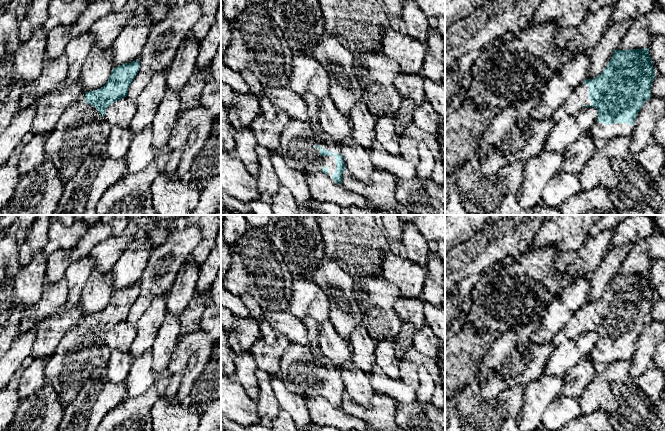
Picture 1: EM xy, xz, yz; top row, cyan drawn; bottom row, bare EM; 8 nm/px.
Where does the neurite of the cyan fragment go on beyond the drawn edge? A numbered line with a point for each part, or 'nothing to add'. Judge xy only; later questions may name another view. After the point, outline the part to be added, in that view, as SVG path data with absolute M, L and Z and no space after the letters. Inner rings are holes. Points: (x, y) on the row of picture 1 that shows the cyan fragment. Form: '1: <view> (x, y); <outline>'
1: xy (81, 130); M82 92L65 109L54 131L46 139L45 161L51 161L58 170L59 178L67 183L86 160L96 151L104 148L111 128L105 117L102 117L93 105L85 102L85 93Z

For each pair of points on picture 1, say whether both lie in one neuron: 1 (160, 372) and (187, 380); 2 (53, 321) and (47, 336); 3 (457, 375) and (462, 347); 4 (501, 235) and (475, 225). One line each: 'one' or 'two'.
1: two
2: one
3: one
4: two

